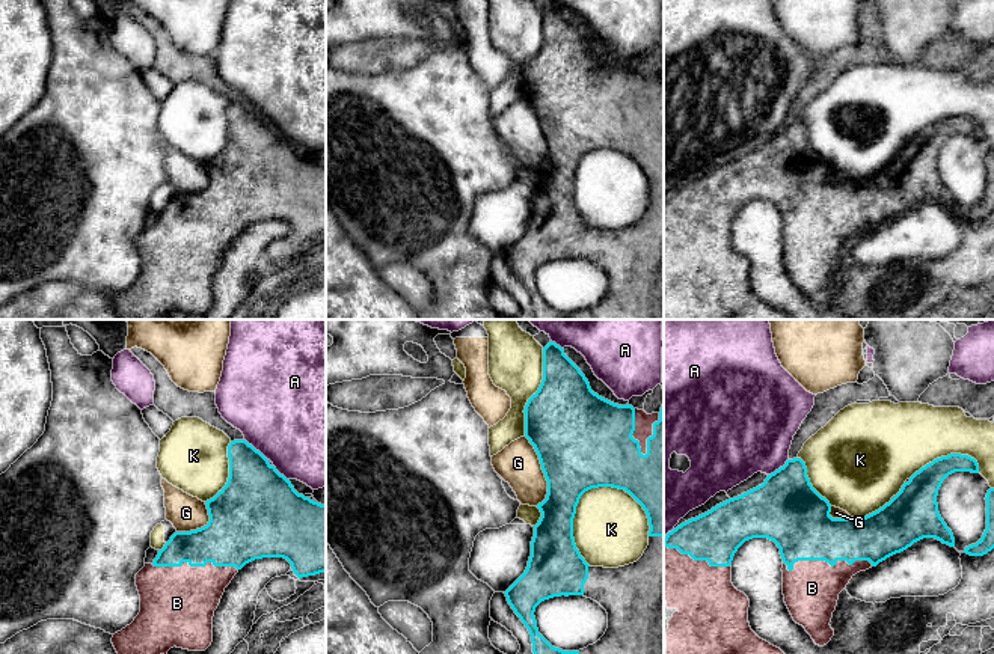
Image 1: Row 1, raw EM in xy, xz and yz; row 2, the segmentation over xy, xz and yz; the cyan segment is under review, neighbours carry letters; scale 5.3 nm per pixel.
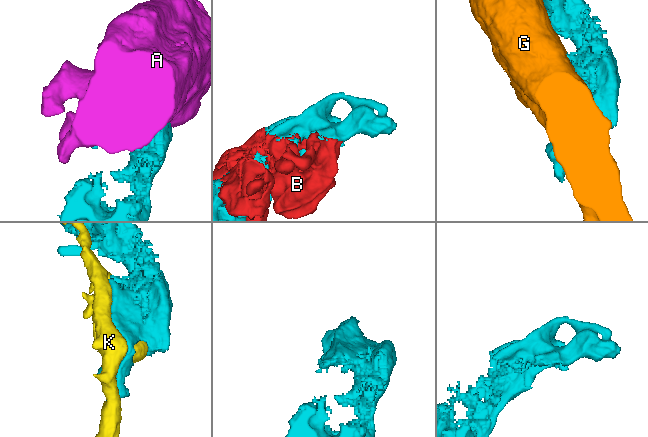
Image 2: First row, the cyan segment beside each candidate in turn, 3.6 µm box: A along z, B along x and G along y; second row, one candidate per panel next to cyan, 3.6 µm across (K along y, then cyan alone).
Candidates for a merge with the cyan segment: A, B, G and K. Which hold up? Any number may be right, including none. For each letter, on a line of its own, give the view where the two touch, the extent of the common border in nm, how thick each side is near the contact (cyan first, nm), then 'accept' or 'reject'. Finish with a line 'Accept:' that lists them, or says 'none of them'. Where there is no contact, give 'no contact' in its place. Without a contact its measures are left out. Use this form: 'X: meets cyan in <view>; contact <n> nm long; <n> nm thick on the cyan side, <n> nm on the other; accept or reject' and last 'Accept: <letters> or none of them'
A: meets cyan in xy; contact 170 nm long; 360 nm thick on the cyan side, 500 nm on the other; reject
B: meets cyan in yz; contact 480 nm long; 340 nm thick on the cyan side, 300 nm on the other; accept
G: meets cyan in xz; contact 380 nm long; 480 nm thick on the cyan side, 220 nm on the other; reject
K: meets cyan in xz; contact 460 nm long; 320 nm thick on the cyan side, 400 nm on the other; reject
Accept: B

